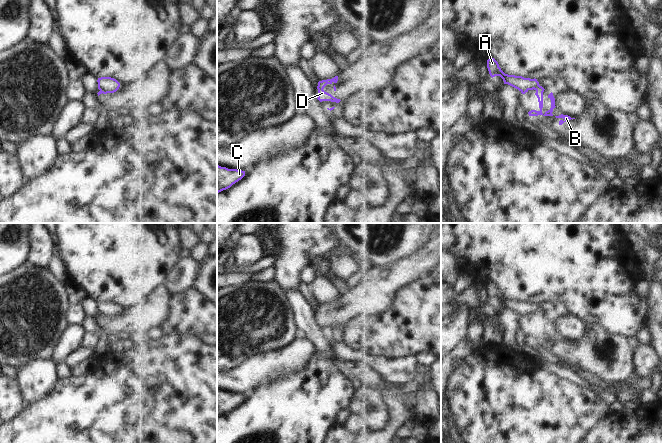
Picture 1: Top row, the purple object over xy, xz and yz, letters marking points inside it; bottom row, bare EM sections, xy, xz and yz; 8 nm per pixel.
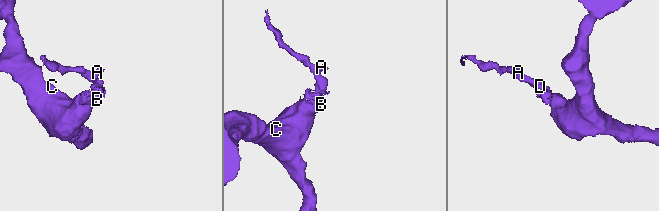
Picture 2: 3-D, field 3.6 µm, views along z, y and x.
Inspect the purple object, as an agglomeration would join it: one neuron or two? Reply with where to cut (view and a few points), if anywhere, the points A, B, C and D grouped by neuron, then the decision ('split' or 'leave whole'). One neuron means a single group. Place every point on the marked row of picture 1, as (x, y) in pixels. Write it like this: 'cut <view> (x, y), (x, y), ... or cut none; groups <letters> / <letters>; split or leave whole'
cut yz (539, 85), (534, 89); groups A / B C D; split

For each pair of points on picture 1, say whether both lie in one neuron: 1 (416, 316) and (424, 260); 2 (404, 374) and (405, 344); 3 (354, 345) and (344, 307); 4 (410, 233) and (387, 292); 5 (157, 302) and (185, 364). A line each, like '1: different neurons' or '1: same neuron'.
1: different neurons
2: different neurons
3: different neurons
4: different neurons
5: different neurons

